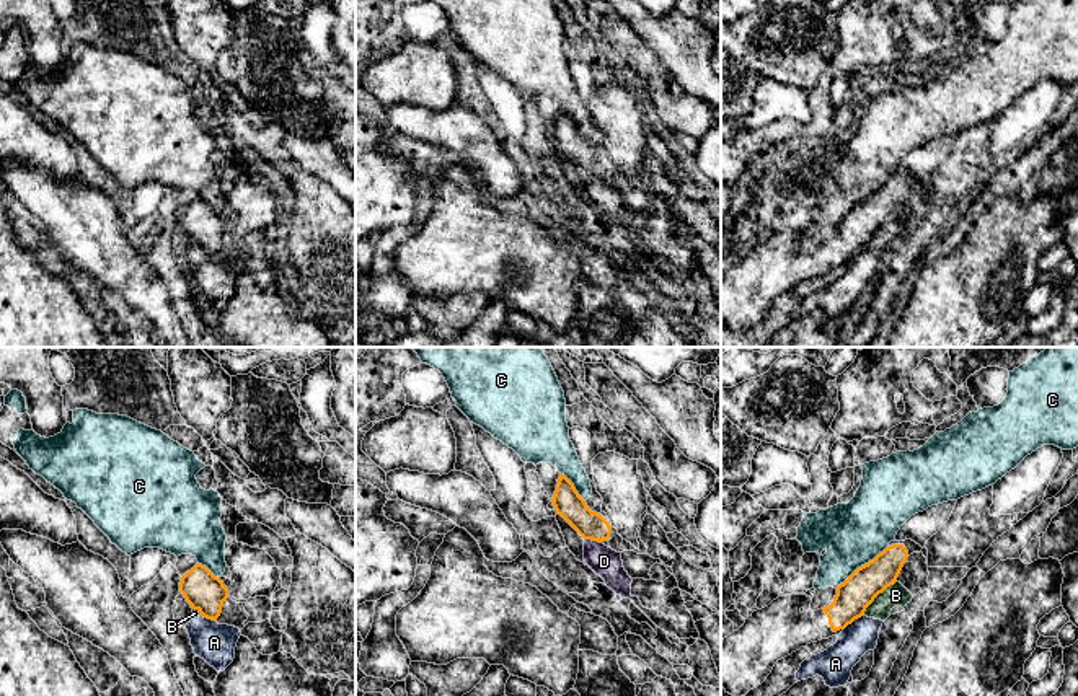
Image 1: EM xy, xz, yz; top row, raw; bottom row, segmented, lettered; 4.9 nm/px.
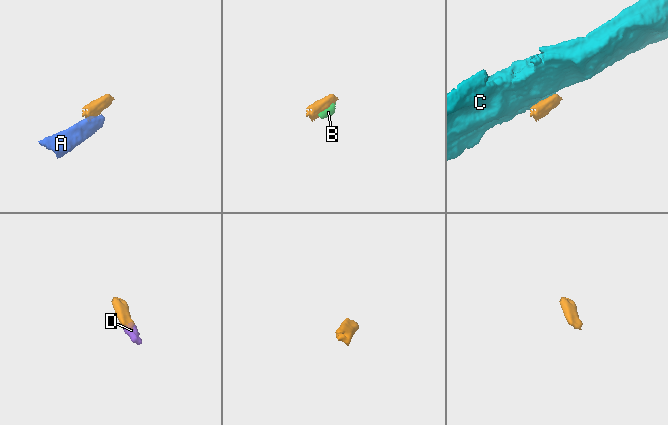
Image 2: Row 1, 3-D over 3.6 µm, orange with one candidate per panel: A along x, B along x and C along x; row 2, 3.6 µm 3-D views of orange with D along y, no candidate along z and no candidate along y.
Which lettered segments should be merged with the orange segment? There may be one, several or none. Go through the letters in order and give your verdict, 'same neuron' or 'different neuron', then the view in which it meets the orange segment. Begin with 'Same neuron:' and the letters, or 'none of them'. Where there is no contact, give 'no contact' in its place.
Same neuron: none of them
A: different neuron; contact in yz
B: different neuron; contact in yz
C: different neuron; contact in yz
D: different neuron; contact in xz

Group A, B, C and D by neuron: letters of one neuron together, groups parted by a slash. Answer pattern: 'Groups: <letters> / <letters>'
Groups: A B D / C

